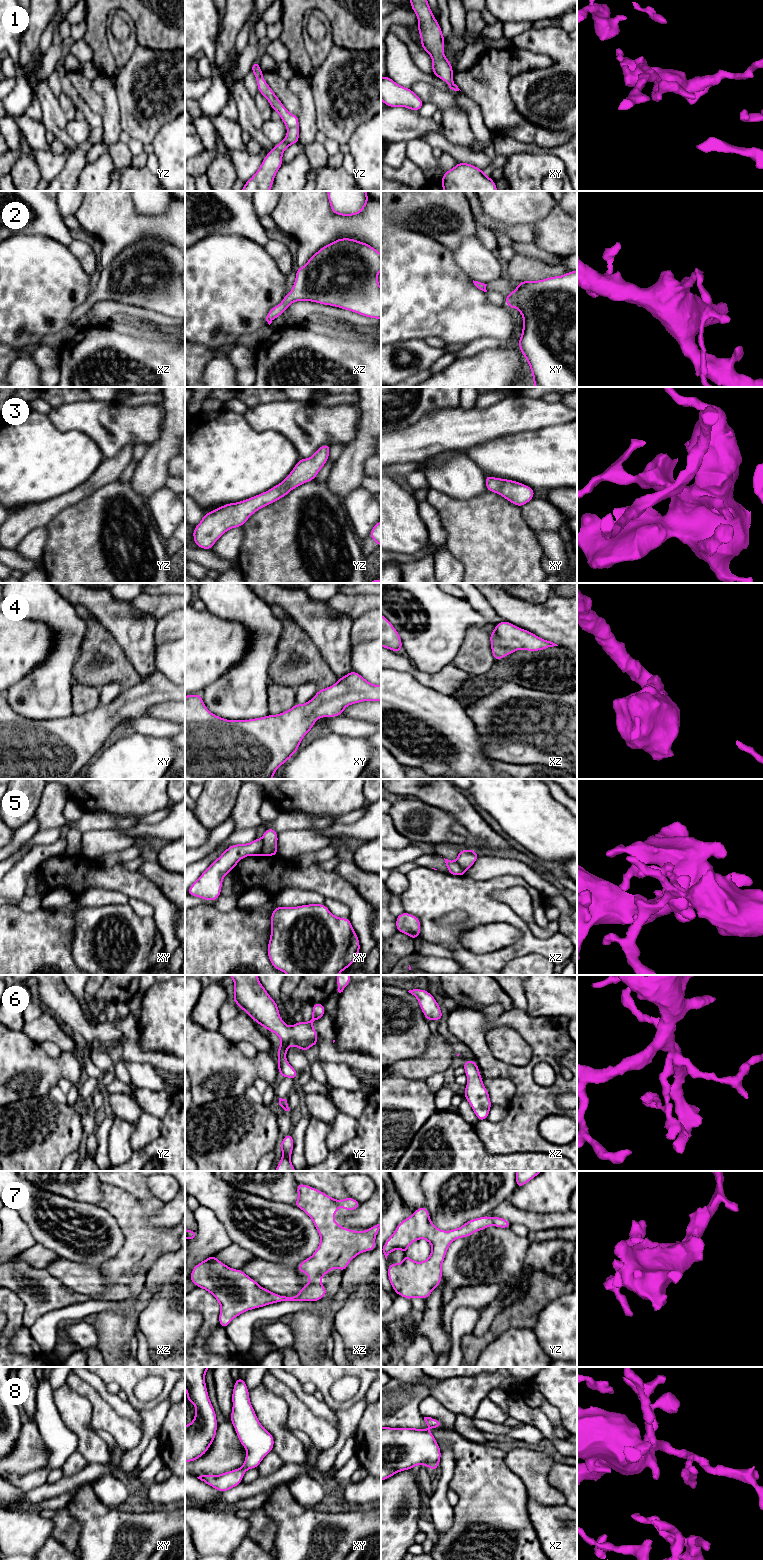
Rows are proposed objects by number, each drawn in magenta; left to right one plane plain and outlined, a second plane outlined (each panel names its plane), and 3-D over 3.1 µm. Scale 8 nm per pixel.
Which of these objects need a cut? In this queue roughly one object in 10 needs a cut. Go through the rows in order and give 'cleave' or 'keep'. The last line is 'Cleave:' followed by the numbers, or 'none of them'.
1: keep
2: keep
3: keep
4: keep
5: cleave
6: keep
7: keep
8: keep
Cleave: 5

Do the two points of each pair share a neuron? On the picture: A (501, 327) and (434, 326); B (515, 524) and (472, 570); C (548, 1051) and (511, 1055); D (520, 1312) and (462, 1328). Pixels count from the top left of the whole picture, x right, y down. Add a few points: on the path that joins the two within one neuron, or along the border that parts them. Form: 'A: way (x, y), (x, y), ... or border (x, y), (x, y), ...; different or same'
A: way (484, 326), (451, 326); same
B: way (504, 535), (483, 559); same
C: border (518, 1033), (531, 1048), (531, 1060), (524, 1066); different
D: border (471, 1333), (467, 1333), (462, 1338), (462, 1355); different

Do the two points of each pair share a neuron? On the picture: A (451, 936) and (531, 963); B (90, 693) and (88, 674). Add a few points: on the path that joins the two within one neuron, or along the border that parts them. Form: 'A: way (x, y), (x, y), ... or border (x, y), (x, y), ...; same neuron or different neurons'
A: border (538, 953), (519, 955), (505, 964); different neurons
B: border (74, 681), (99, 688); different neurons

